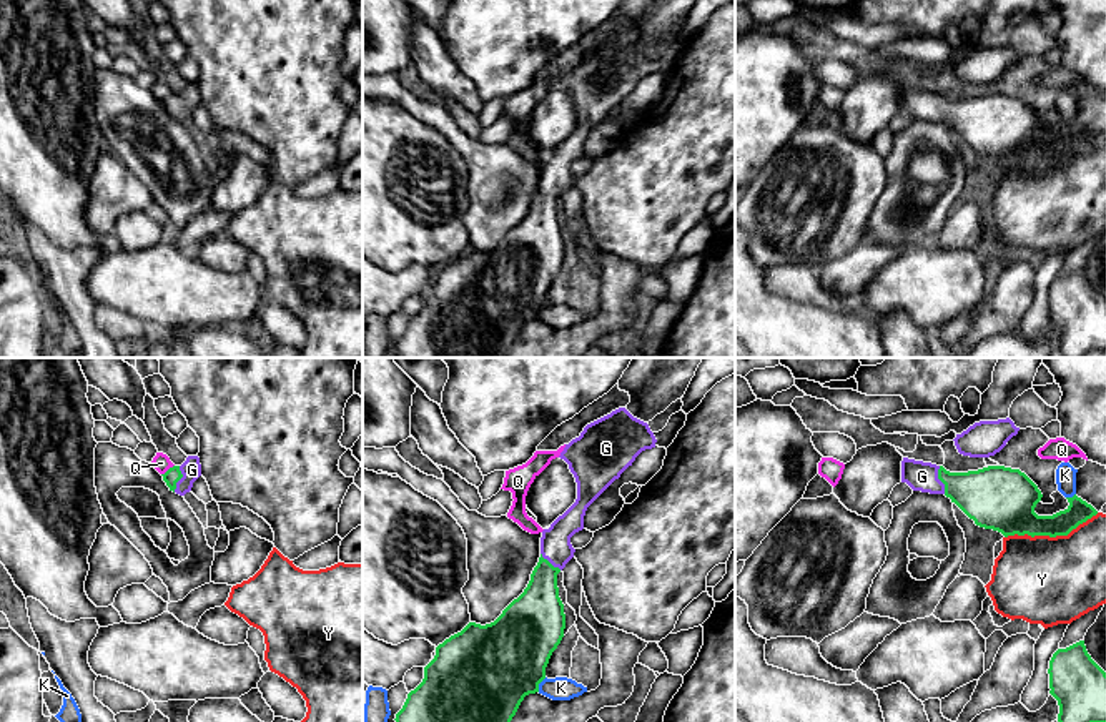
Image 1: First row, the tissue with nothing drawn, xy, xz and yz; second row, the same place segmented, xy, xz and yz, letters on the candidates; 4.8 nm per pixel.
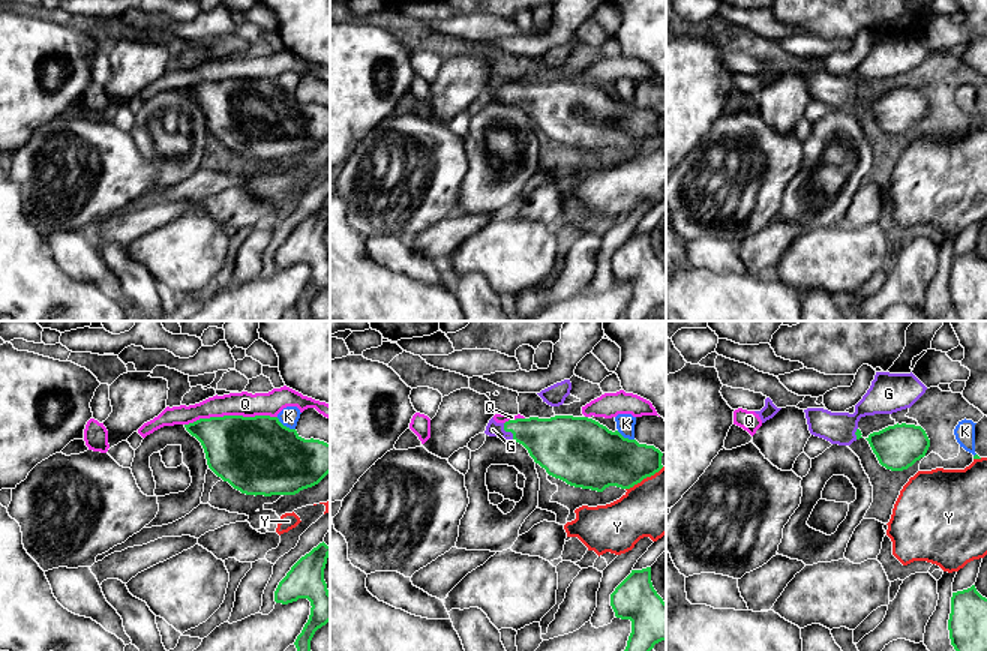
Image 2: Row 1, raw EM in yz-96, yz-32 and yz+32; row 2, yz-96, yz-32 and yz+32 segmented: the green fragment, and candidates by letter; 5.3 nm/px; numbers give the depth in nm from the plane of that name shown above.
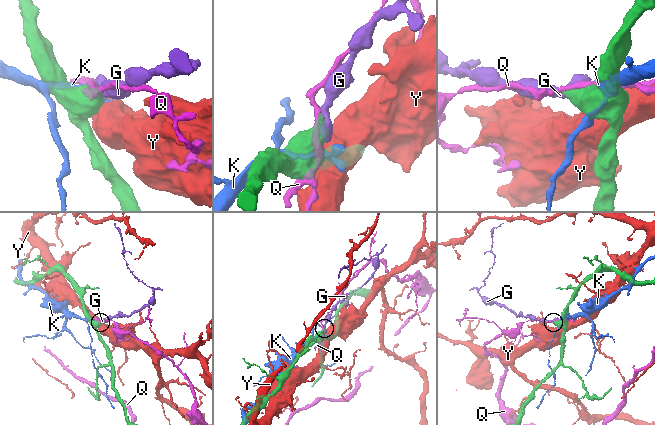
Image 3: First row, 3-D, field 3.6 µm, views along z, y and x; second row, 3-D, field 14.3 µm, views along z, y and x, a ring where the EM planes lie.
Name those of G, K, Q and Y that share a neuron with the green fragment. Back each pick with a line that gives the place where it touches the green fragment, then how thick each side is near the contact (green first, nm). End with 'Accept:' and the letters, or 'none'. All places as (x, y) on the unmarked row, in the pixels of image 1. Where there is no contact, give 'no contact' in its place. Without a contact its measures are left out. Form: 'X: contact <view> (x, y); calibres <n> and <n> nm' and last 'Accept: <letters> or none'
G: contact yz (938, 105); calibres 260 and 140 nm
Accept: G

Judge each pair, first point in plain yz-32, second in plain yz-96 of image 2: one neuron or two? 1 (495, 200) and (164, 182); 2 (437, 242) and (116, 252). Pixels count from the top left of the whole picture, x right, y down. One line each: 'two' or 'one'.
1: one
2: two

